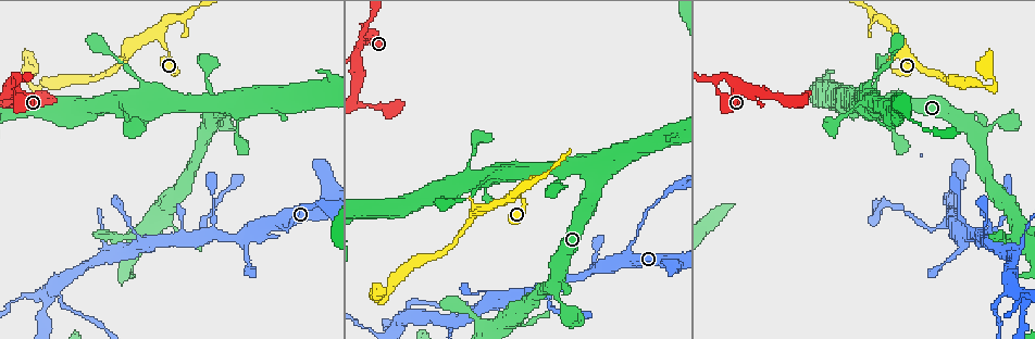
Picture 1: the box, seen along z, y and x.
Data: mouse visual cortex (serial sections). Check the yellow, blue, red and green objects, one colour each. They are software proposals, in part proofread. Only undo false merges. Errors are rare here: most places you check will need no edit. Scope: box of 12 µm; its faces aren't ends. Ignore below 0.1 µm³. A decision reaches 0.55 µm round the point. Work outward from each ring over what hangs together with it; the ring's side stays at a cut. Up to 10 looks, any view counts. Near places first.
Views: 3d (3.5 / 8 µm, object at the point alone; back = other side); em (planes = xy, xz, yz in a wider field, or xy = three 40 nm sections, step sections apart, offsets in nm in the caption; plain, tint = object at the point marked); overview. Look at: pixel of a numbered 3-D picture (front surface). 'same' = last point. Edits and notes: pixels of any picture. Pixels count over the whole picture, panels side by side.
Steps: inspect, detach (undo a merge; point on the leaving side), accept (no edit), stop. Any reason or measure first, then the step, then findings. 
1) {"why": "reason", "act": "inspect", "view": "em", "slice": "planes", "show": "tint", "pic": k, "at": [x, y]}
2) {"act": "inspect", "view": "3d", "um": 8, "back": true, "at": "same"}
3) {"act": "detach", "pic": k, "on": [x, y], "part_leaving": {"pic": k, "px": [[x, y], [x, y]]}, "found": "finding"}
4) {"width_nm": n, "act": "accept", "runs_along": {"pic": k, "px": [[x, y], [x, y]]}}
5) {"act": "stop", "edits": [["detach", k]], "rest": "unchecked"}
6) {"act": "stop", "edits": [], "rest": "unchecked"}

{"why": "a fork", "act": "inspect", "view": "3d", "um": 3.5, "pic": 1, "at": [892, 34]}

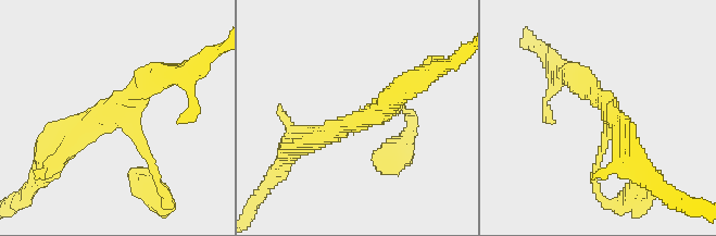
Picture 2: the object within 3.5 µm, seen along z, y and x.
{"arms": 3, "arm_widths_nm": [150, 300, 350], "why": "now the EM", "act": "inspect", "view": "em", "slice": "xy", "step": 1, "show": "tint", "pic": 2, "at": [374, 122]}

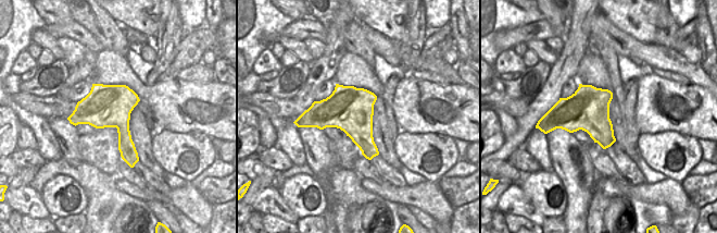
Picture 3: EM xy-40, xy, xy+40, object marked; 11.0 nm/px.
{"act": "accept", "runs_along": {"pic": 2, "px": [[159, 184], [120, 113], [72, 140]]}, "found": "one cell here"}

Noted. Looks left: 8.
{"why": "sudden change in width", "act": "inspect", "view": "3d", "um": 3.5, "pic": 1, "at": [84, 78]}

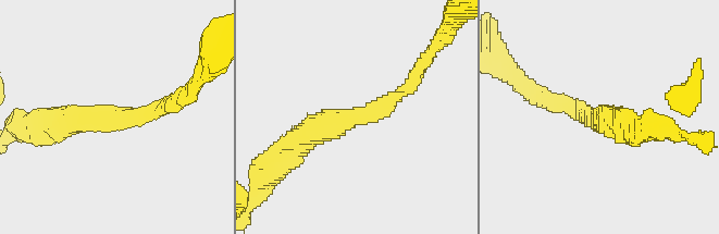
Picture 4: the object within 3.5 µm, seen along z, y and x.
{"arm_widths_nm": [200, 400], "why": "now the EM", "act": "inspect", "view": "em", "slice": "xy", "step": 5, "show": "tint", "pic": 4, "at": [361, 117]}

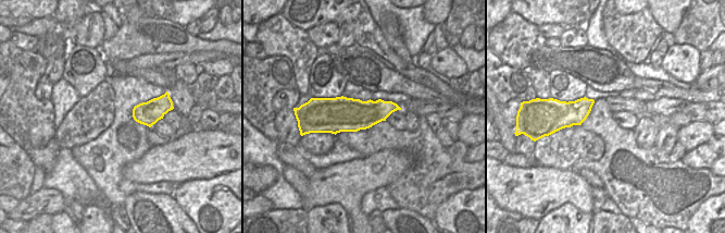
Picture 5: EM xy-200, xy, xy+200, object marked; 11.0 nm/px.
{"act": "accept", "runs_along": {"pic": 4, "px": [[416, 74], [395, 99], [295, 144]]}, "found": "all the same cell"}

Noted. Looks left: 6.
{"why": "thick turns thin", "act": "inspect", "view": "3d", "um": 3.5, "pic": 1, "at": [410, 304]}

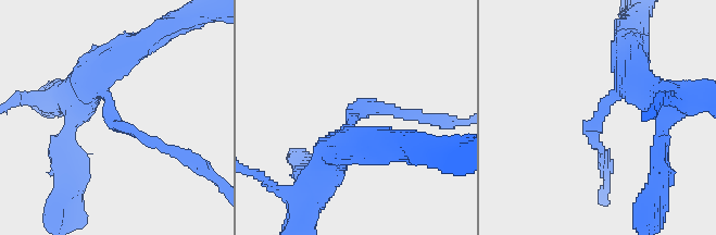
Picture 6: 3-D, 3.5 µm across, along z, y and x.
{"arm_widths_nm": [150, 400], "why": "now the EM", "act": "inspect", "view": "em", "slice": "xy", "step": 1, "show": "tint", "pic": 6, "at": [598, 120]}

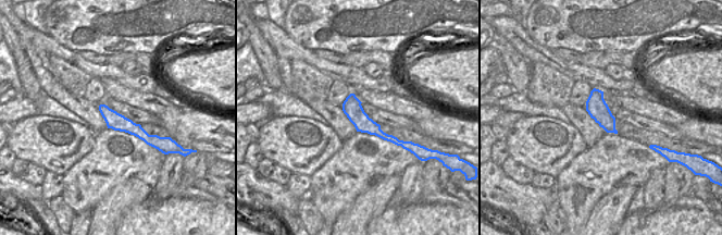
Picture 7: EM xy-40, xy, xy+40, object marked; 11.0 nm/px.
{"act": "accept", "found": "all the same cell"}

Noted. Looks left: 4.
{"why": "sharp bend", "act": "inspect", "view": "em", "slice": "planes", "show": "tint", "pic": 1, "at": [731, 80]}

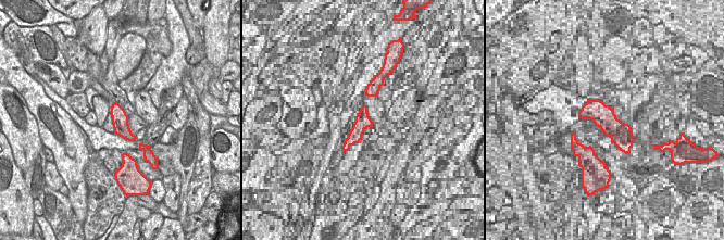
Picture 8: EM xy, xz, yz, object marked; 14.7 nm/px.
{"act": "inspect", "view": "3d", "um": 3.5, "at": "same"}

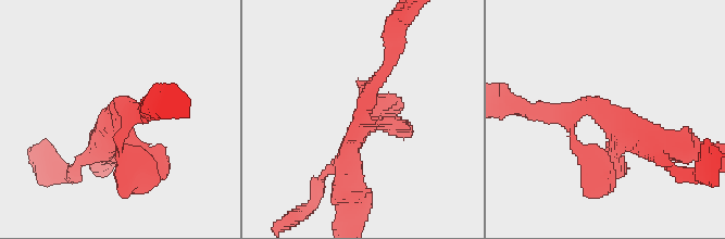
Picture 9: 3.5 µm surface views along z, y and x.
{"act": "accept", "runs_along": {"pic": 9, "px": [[617, 167], [604, 111], [546, 111]]}, "found": "all the same cell"}

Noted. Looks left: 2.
{"act": "stop", "edits": [], "rest": "unchecked"}

